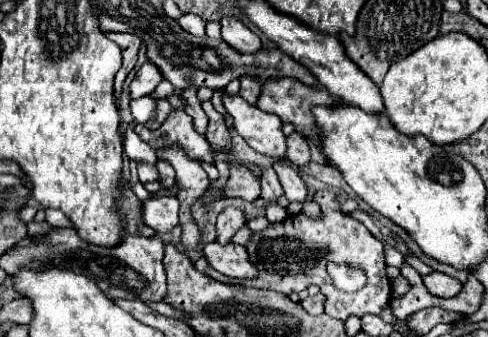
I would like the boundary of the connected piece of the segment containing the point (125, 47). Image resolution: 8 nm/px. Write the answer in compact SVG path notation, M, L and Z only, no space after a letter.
M104 33L104 35L106 35L110 41L114 41L116 45L120 45L122 57L124 57L122 67L120 67L120 71L116 73L116 79L114 79L114 97L116 97L116 101L118 101L120 95L122 95L124 79L126 79L126 75L134 69L134 65L136 65L136 57L138 57L138 49L140 49L142 41L140 41L136 35L130 35L130 33Z

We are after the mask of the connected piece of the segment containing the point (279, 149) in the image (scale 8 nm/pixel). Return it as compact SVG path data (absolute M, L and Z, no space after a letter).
M224 95L224 107L234 119L236 131L258 153L272 157L274 161L290 163L286 157L286 135L282 133L282 121L276 115L268 115L258 107L246 103L240 95Z

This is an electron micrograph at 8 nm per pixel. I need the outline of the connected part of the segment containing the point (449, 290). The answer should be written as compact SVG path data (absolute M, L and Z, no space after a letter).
M428 273L422 279L426 289L436 297L454 297L462 289L462 283L446 273Z

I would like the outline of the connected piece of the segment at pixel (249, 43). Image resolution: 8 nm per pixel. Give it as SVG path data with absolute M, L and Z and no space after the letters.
M222 17L222 39L240 53L256 53L262 49L260 37L254 35L242 21L234 17Z

